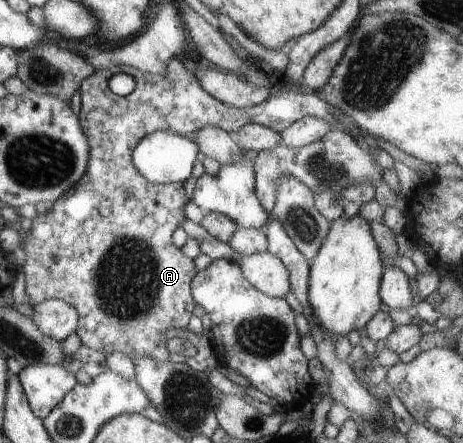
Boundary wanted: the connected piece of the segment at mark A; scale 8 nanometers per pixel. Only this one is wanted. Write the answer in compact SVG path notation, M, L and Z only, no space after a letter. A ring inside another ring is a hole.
M181 57L169 59L167 71L161 75L141 73L125 65L109 69L95 70L79 87L81 91L81 129L89 139L89 165L87 171L73 189L61 195L53 207L45 214L38 214L33 225L21 240L21 248L27 255L27 262L20 267L25 275L25 291L29 301L36 304L57 299L73 305L79 313L76 335L82 346L104 350L108 354L119 351L131 358L133 364L139 357L151 357L157 363L170 361L165 331L167 329L187 329L194 315L196 302L191 289L193 277L198 273L193 260L175 247L172 236L187 219L185 206L189 199L185 196L184 183L155 184L143 178L132 161L133 149L155 131L187 133L199 131L205 125L215 125L227 132L237 132L247 123L257 123L282 133L289 125L303 117L325 119L334 129L342 129L333 117L329 105L319 97L319 92L297 93L291 89L271 95L269 99L247 109L236 109L214 99L199 85L191 68ZM115 73L133 77L135 89L127 96L115 95L109 90L108 82Z

